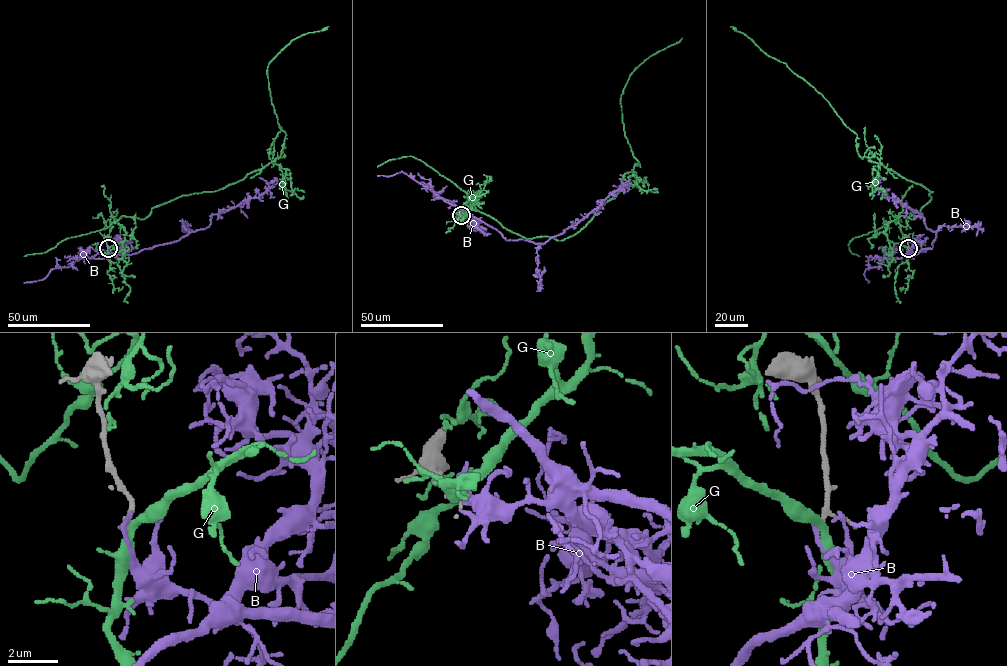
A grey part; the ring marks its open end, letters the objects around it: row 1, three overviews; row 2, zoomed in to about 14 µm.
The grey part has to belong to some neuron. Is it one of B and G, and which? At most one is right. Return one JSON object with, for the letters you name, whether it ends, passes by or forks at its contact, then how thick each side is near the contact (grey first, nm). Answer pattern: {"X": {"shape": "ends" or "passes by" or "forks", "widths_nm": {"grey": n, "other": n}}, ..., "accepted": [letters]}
{"accepted": []}

